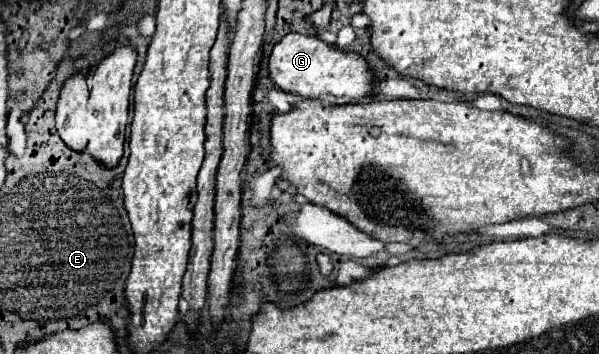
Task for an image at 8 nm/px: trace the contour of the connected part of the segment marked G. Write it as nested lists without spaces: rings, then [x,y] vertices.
[[[300,33],[284,35],[270,53],[270,79],[284,91],[304,99],[318,99],[332,105],[350,101],[362,101],[370,95],[370,83],[374,83],[366,61],[358,53],[344,53],[332,45]]]

